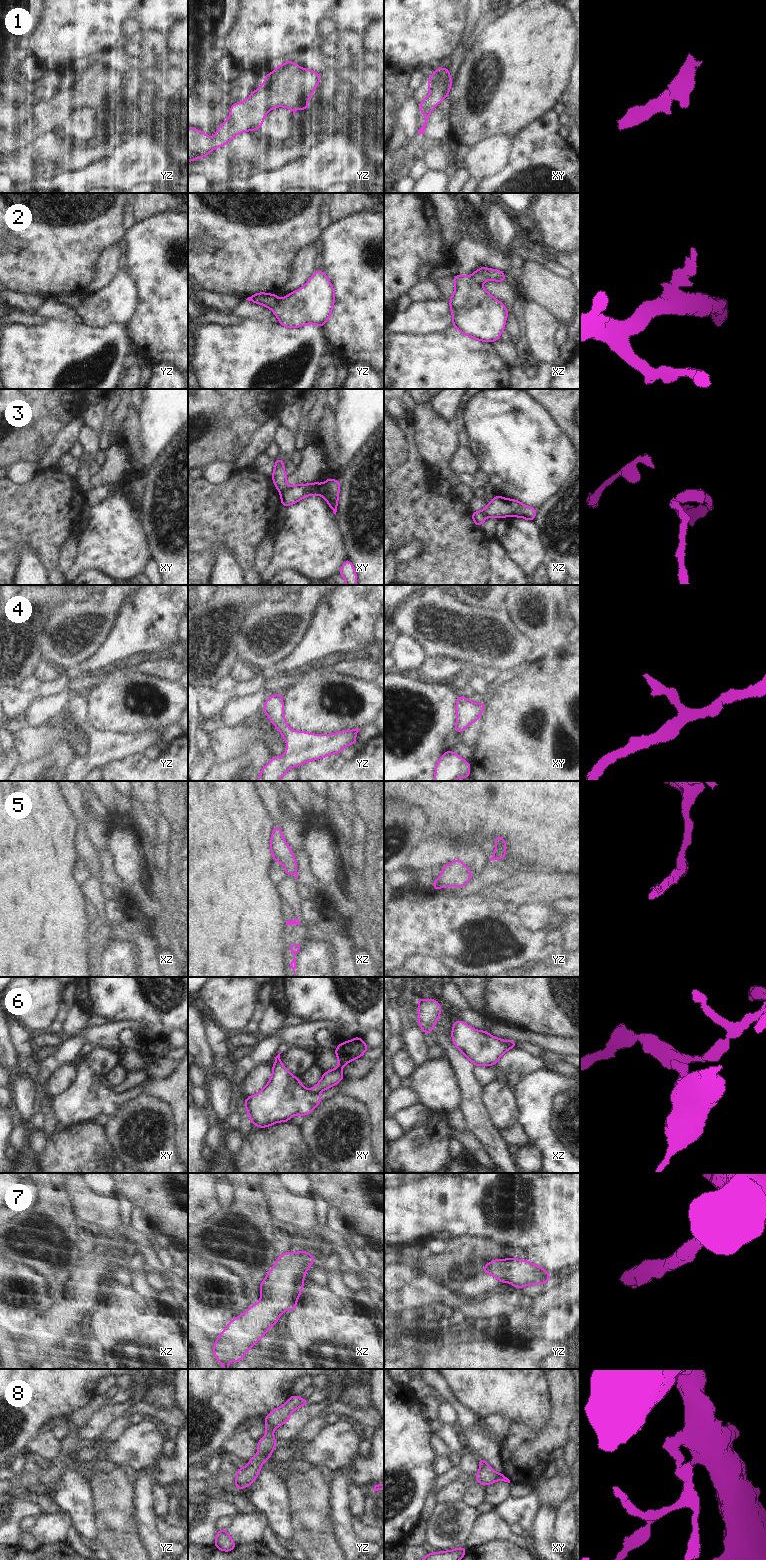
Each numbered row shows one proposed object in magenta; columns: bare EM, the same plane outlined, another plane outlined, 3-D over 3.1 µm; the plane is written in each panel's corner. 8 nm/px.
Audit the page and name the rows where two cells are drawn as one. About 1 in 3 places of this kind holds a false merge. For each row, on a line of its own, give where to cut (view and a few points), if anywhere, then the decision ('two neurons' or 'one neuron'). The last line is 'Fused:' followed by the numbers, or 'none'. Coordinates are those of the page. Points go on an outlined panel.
1: no cut | one neuron
2: xz (471, 276), (480, 284) | two neurons
3: xy (289, 486), (280, 493) | two neurons
4: no cut | one neuron
5: no cut | one neuron
6: xy (309, 1090), (316, 1094) | two neurons
7: no cut | one neuron
8: no cut | one neuron
Fused: 2, 3, 6

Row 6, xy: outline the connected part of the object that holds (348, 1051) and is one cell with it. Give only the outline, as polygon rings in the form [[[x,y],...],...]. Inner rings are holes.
[[[354,1037],[351,1041],[338,1044],[334,1051],[338,1058],[338,1067],[324,1073],[319,1083],[310,1089],[311,1093],[318,1094],[343,1080],[342,1068],[344,1065],[357,1058],[361,1058],[368,1049],[369,1047],[359,1037]]]

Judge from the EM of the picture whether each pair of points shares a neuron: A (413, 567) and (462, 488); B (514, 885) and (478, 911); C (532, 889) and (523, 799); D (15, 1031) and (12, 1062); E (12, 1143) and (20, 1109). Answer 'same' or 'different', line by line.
A: different
B: different
C: different
D: different
E: different

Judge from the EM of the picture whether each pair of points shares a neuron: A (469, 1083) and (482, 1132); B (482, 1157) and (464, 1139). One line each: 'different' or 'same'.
A: same
B: same

